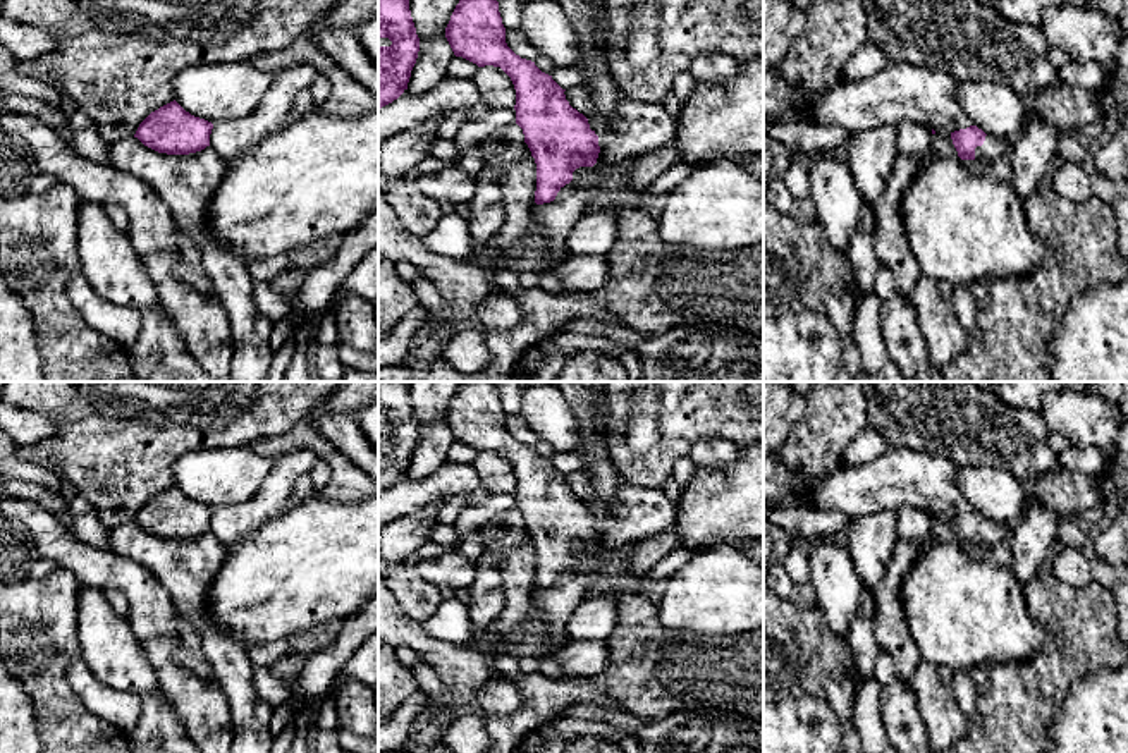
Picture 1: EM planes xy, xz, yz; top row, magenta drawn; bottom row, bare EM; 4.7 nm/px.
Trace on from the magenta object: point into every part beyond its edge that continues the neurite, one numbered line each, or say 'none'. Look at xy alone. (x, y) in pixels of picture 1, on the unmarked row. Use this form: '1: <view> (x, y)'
none

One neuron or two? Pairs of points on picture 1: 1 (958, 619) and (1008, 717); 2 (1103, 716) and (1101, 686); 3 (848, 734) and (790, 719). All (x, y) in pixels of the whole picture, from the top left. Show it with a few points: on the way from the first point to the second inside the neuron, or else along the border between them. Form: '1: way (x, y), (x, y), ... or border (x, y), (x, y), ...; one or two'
1: border (1022, 662), (980, 662), (968, 671); two
2: way (1103, 709), (1103, 693); one
3: border (817, 698), (822, 698), (834, 712), (841, 734); two

